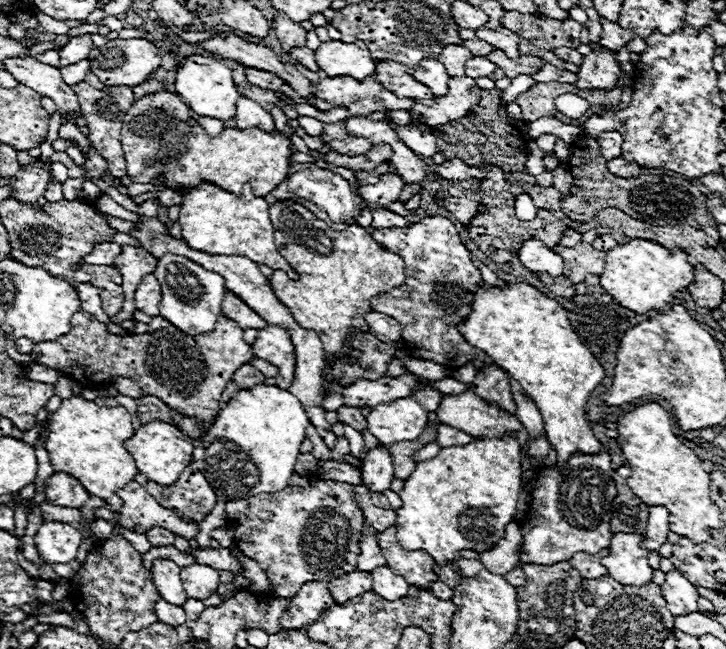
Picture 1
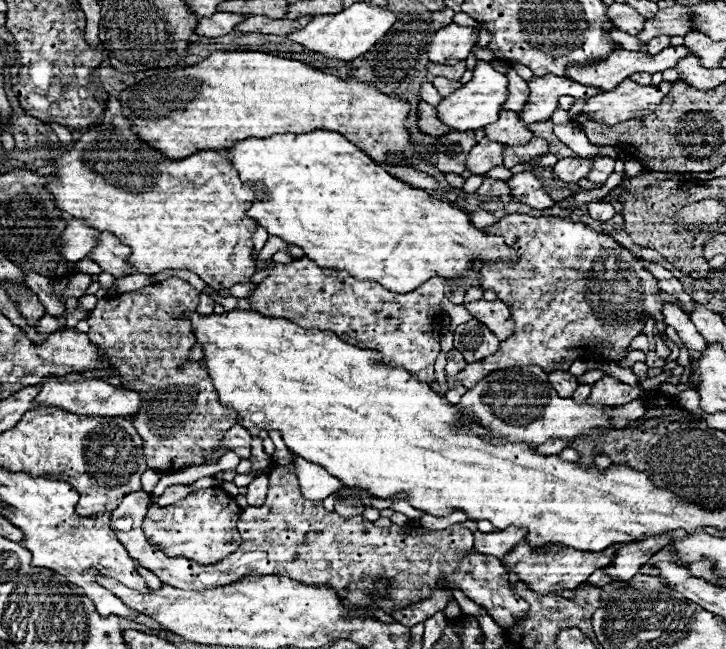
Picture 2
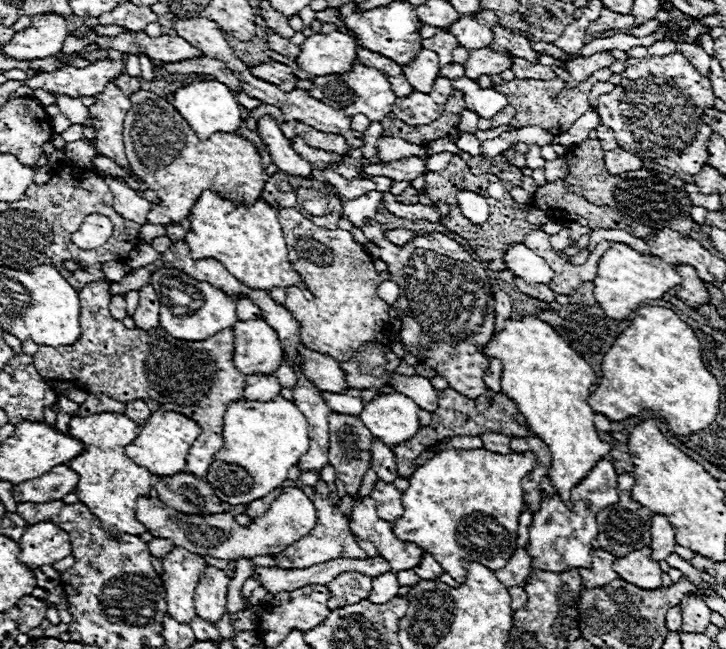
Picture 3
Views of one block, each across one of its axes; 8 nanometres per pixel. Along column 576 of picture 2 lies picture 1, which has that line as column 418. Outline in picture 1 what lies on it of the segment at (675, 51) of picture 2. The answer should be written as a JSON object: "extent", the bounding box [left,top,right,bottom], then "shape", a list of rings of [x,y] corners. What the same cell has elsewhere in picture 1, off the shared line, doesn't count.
{"extent":[414,60,448,96],"shape":[[[422,60],[418,64],[418,68],[414,70],[414,80],[418,80],[420,84],[428,86],[432,90],[434,96],[444,96],[448,92],[448,74],[444,70],[444,66],[438,60]]]}

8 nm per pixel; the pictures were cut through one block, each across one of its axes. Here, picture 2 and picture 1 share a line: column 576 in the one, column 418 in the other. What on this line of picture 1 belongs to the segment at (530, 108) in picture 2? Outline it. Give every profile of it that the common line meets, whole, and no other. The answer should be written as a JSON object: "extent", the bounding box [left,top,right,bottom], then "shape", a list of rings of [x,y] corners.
{"extent":[376,60,432,100],"shape":[[[378,60],[376,62],[376,80],[384,84],[390,92],[396,92],[400,98],[418,98],[418,100],[428,100],[432,92],[424,88],[424,84],[416,84],[410,74],[406,74],[406,68],[398,62],[392,60]]]}

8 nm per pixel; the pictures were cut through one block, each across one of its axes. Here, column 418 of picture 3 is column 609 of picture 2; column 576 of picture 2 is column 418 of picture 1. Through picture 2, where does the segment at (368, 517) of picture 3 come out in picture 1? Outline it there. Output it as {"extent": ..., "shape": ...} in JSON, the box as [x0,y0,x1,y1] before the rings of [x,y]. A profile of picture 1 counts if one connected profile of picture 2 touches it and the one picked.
{"extent":[376,526,438,590],"shape":[[[394,526],[380,532],[380,536],[376,536],[376,540],[384,552],[384,558],[388,560],[388,568],[394,574],[404,576],[410,584],[424,588],[424,590],[428,590],[430,582],[438,580],[438,576],[434,574],[436,562],[426,552],[420,552],[420,550],[408,552],[404,548],[400,548],[400,544],[396,542]]]}

